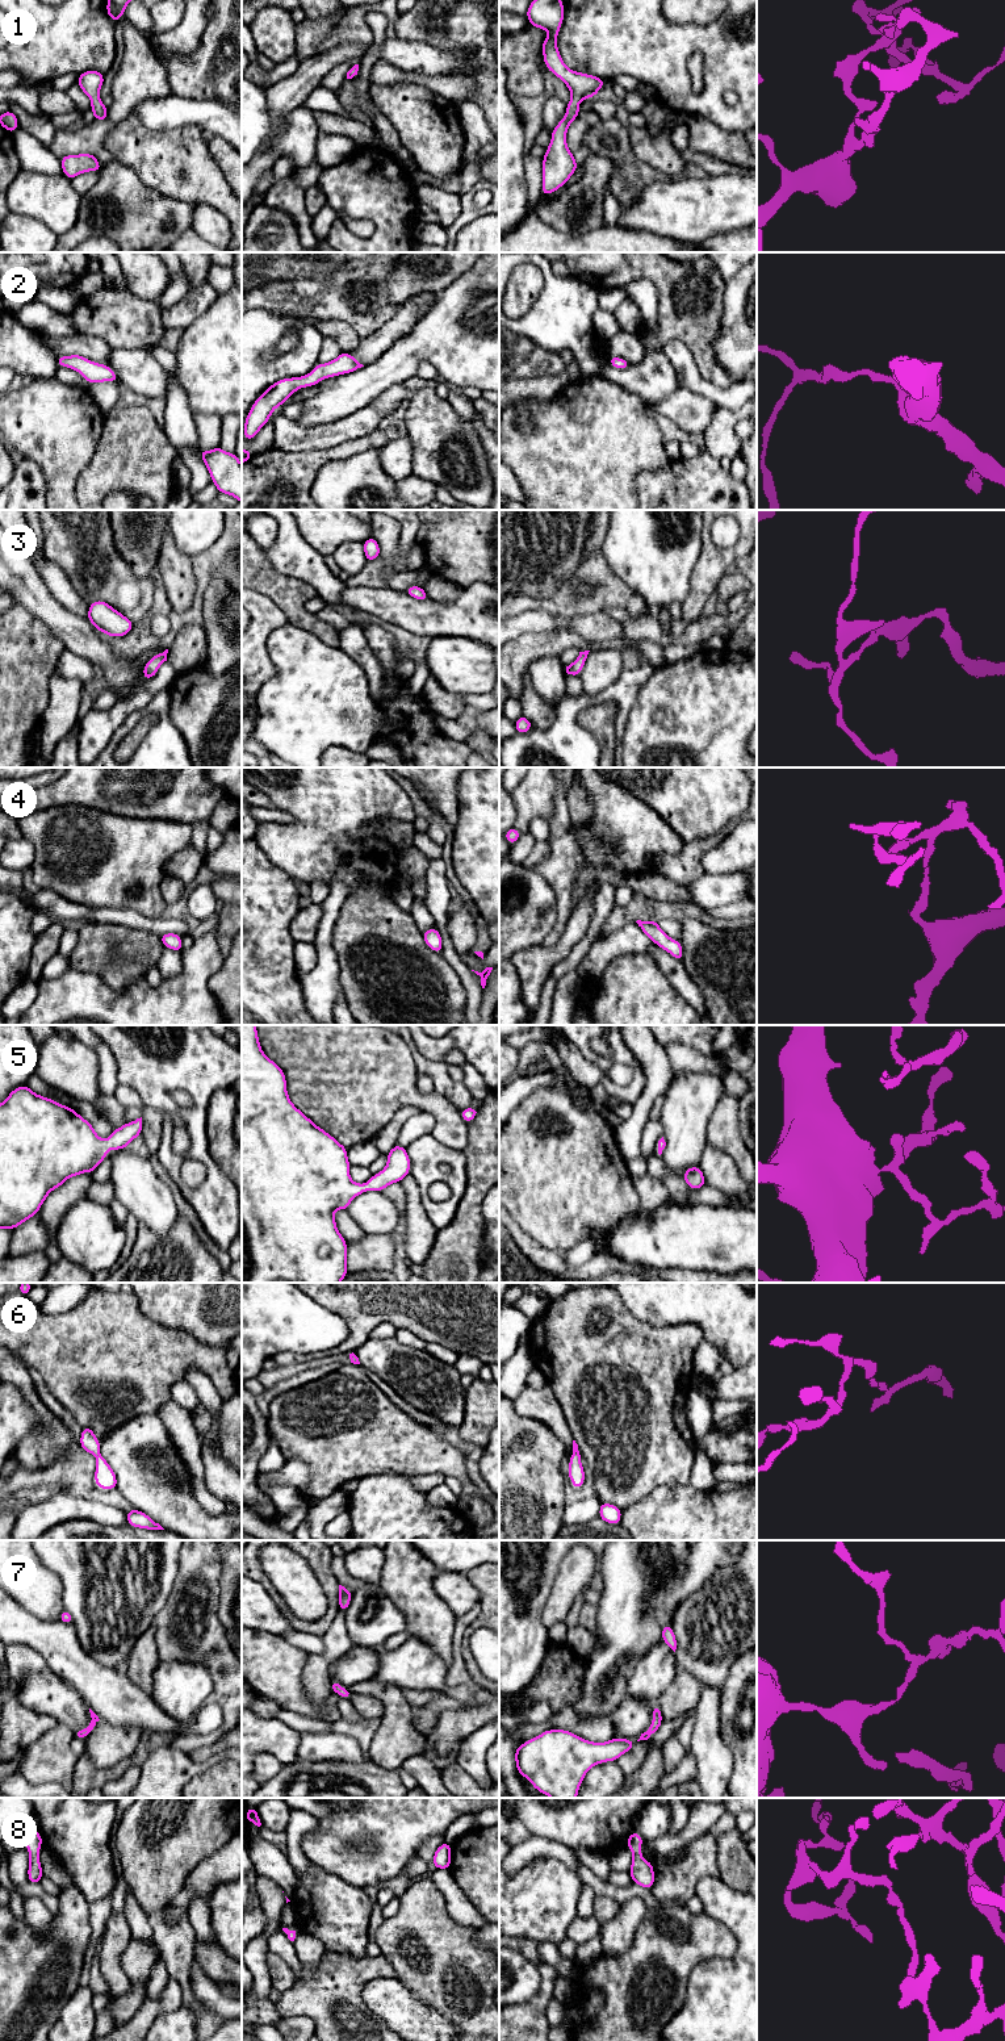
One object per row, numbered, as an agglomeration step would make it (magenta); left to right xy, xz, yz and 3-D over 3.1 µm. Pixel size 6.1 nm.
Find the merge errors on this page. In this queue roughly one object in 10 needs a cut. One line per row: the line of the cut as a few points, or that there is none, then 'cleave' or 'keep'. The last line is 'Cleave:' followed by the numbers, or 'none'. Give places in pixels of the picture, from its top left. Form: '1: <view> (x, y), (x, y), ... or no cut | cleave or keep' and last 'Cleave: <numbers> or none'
1: no cut | keep
2: no cut | keep
3: no cut | keep
4: no cut | keep
5: no cut | keep
6: no cut | keep
7: no cut | keep
8: no cut | keep
Cleave: none

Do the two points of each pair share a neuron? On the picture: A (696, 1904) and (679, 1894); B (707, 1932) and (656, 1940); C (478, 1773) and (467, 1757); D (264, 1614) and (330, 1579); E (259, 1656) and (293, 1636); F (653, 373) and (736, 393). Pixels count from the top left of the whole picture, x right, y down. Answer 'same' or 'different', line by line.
A: different
B: same
C: same
D: different
E: different
F: different

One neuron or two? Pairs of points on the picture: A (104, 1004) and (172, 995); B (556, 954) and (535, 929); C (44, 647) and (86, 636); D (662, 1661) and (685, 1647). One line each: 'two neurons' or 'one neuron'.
A: one neuron
B: two neurons
C: two neurons
D: two neurons

